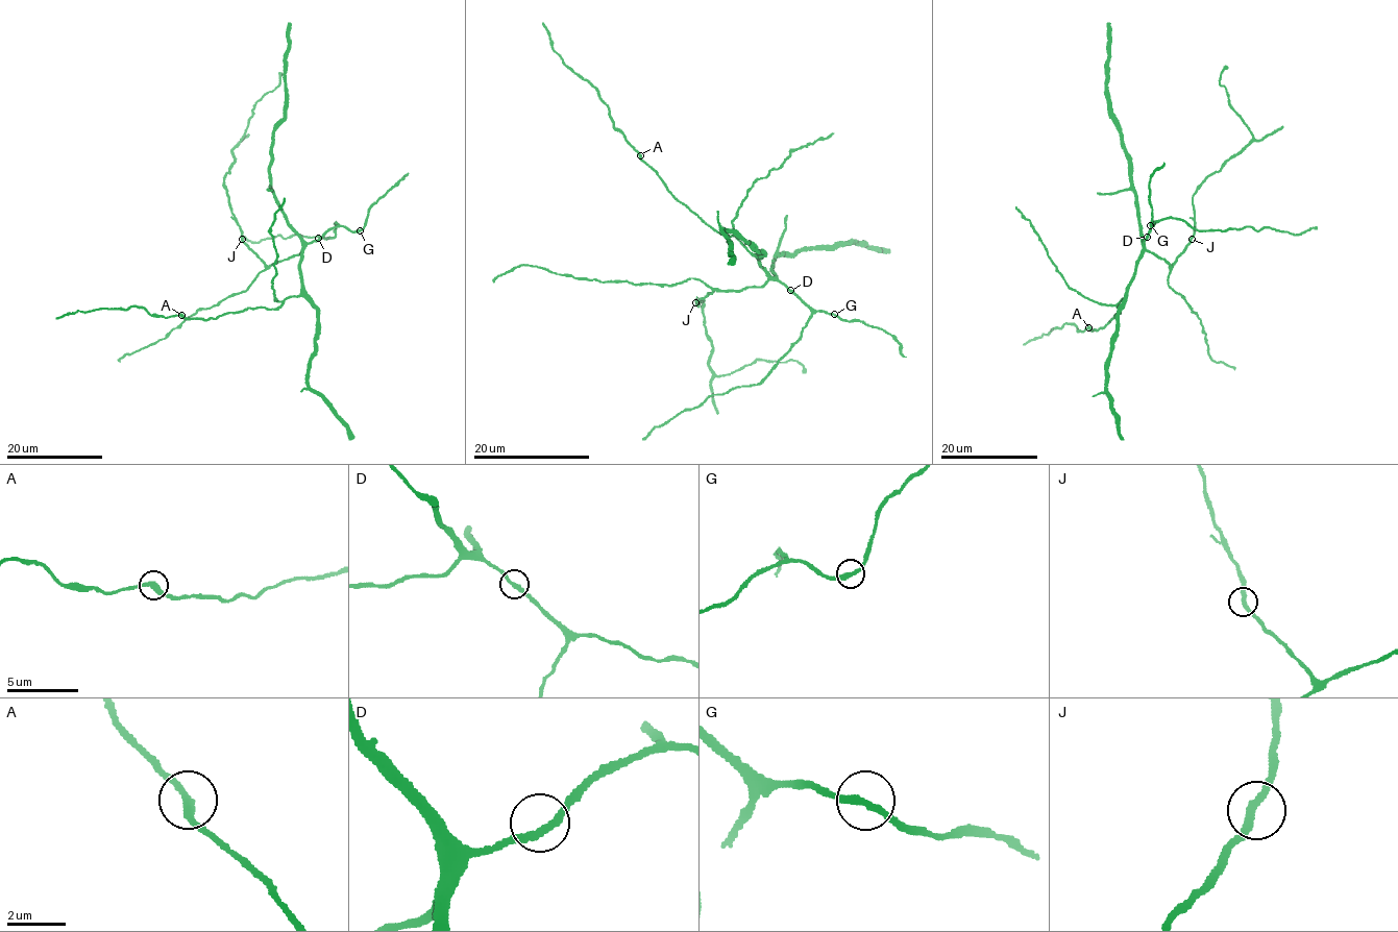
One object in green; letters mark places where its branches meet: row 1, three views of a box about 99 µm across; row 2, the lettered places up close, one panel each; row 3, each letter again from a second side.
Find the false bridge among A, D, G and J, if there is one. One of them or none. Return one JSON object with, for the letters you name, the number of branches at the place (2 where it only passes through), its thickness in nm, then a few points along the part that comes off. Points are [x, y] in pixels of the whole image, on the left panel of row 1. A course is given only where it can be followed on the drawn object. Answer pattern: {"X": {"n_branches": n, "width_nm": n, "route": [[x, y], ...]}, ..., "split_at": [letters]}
{"split_at": []}

